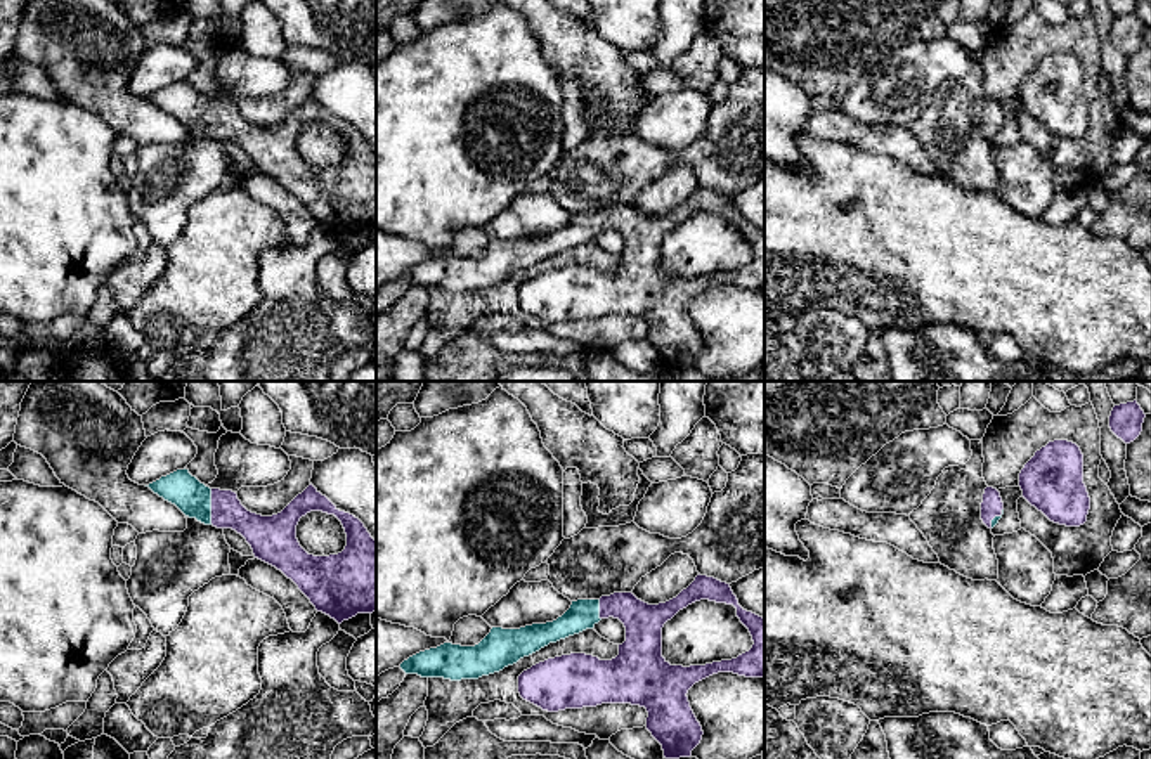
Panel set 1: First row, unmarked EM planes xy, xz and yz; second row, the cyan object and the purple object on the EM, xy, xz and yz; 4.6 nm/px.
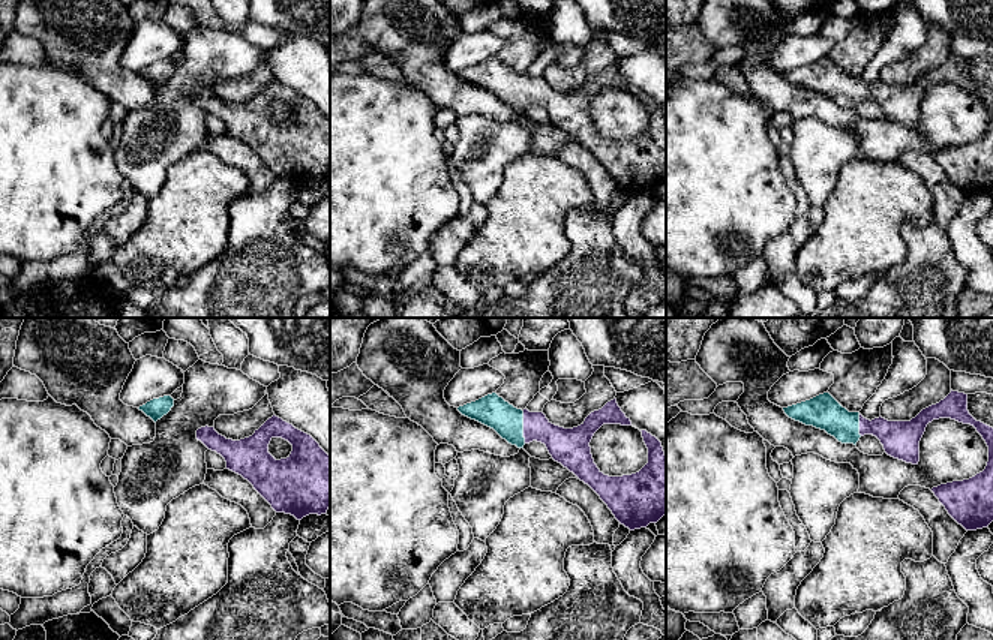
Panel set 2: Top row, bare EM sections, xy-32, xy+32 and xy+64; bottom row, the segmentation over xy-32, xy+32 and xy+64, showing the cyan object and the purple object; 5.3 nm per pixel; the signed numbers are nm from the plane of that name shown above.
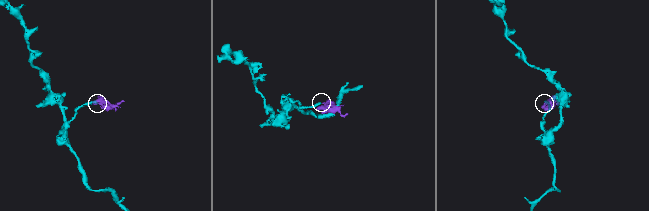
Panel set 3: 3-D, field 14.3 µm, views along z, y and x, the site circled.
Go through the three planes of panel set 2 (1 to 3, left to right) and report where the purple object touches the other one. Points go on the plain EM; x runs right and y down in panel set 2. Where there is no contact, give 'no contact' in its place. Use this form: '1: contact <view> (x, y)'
1: no contact
2: contact xy+32 (522, 92)
3: contact xy+64 (858, 89)

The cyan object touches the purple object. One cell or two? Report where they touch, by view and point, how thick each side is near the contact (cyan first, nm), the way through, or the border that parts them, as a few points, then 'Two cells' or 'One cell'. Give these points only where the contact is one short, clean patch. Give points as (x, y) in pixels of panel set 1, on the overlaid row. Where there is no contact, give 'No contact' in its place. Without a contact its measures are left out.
Touches cyan at xy (210, 506). Thickness 160 nm (cyan) against 150 nm. One cell

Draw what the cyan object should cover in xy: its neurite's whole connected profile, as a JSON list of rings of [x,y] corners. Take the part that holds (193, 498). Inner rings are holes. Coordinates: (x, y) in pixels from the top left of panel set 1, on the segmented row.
[[[185,468],[146,487],[189,518],[241,534],[255,558],[281,570],[317,612],[338,624],[376,610],[376,541],[359,518],[340,511],[312,483],[272,516],[248,511],[236,492],[210,489]],[[310,511],[335,515],[341,522],[347,534],[341,553],[314,556],[300,546],[296,525]]]

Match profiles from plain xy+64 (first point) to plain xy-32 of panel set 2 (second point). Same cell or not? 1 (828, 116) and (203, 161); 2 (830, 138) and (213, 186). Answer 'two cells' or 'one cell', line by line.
1: two cells
2: two cells

